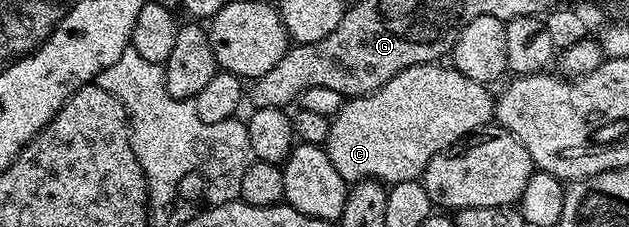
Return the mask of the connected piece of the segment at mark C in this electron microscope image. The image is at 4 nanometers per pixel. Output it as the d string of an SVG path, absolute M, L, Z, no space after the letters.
M440 62L435 63L420 63L414 67L403 69L403 73L399 73L395 77L391 77L391 81L387 81L387 85L383 85L377 91L371 92L369 95L359 95L349 97L344 100L344 103L331 119L329 125L329 136L323 144L327 157L331 157L331 165L335 165L339 177L343 177L346 183L352 185L358 183L361 179L375 179L378 183L392 185L399 181L411 181L412 179L421 179L425 174L427 165L431 161L431 157L435 157L435 153L443 153L451 145L455 145L467 135L472 135L474 131L482 130L490 126L491 120L495 115L495 99L491 94L490 88L479 81L471 81L471 77L463 77L463 73L459 73L456 67L446 65L441 67Z

